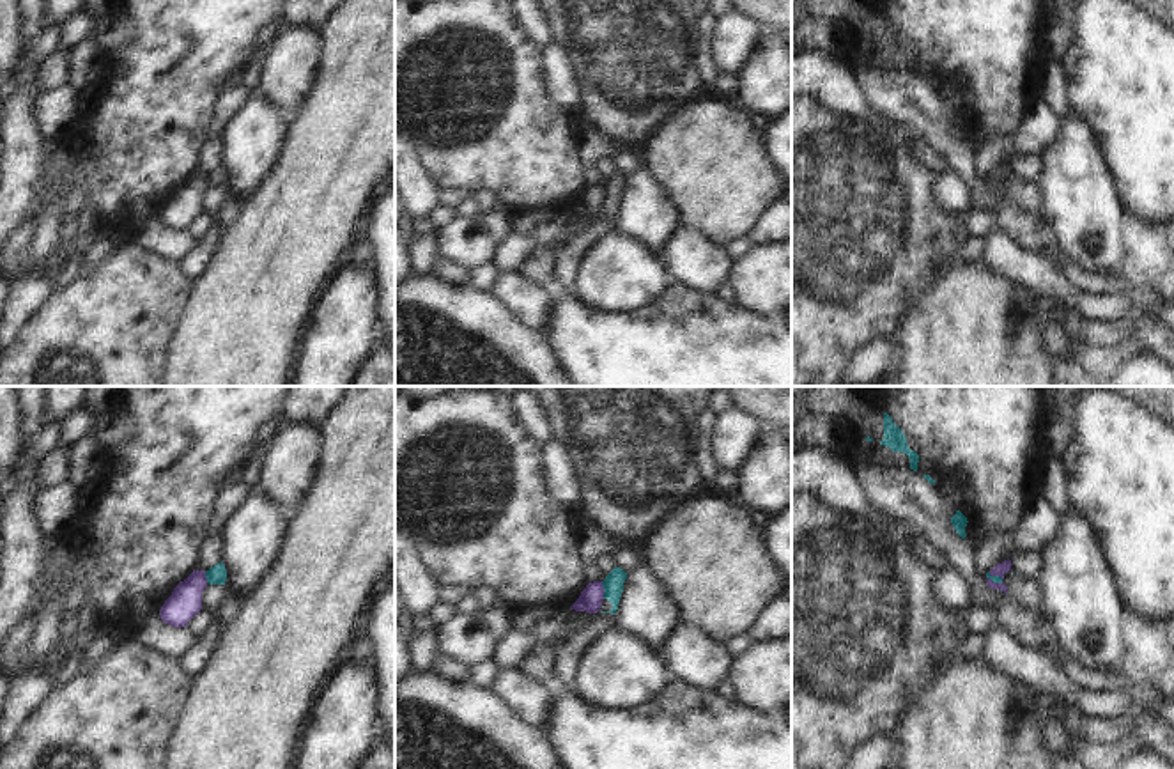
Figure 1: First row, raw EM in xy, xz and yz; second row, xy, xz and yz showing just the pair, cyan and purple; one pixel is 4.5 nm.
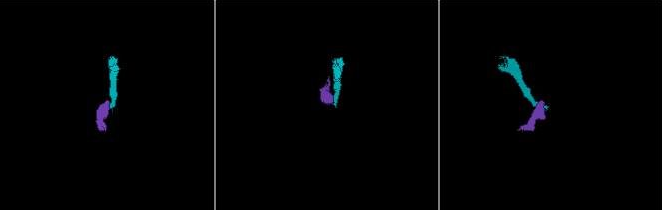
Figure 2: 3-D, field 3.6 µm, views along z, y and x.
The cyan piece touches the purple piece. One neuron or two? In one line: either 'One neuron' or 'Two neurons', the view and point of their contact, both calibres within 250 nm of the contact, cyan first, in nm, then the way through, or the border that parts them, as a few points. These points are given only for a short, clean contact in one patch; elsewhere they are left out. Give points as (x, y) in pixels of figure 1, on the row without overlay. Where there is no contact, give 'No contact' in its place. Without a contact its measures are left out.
Two neurons. Touches cyan at xz (604, 194). Thickness 100 nm (cyan) against 110 nm. Boundary: xz (601, 185), (604, 201)

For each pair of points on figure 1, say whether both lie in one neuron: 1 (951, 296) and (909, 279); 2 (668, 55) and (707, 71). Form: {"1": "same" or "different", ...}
{"1": "different", "2": "different"}

